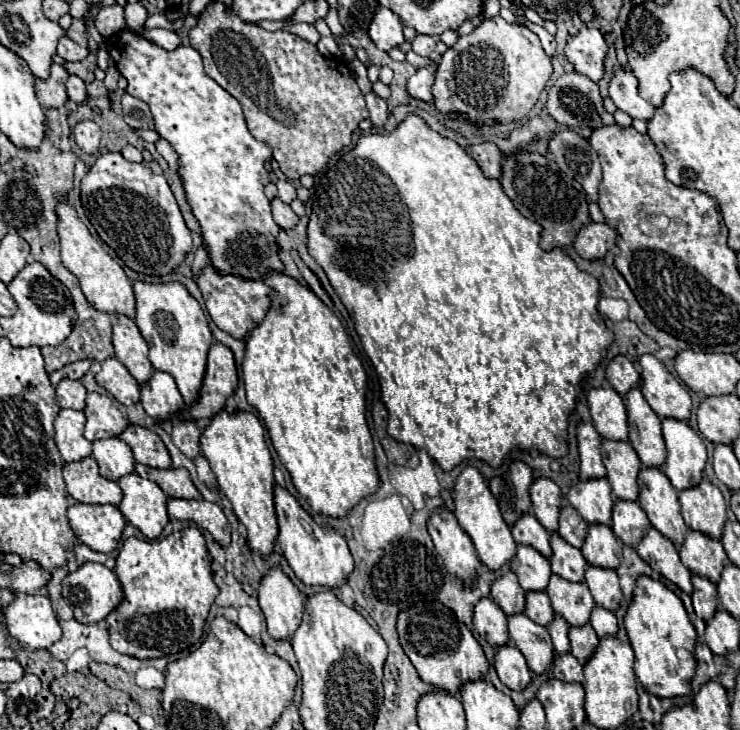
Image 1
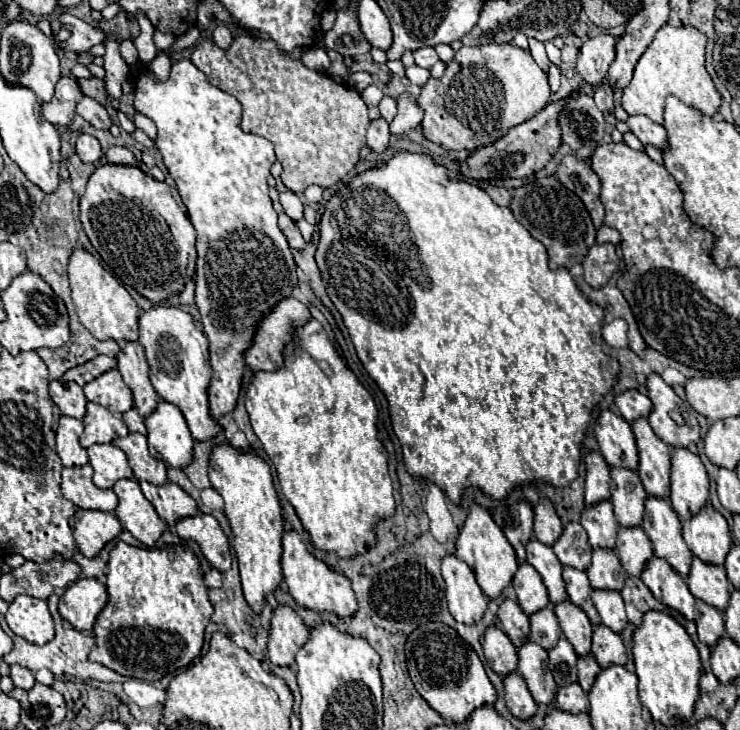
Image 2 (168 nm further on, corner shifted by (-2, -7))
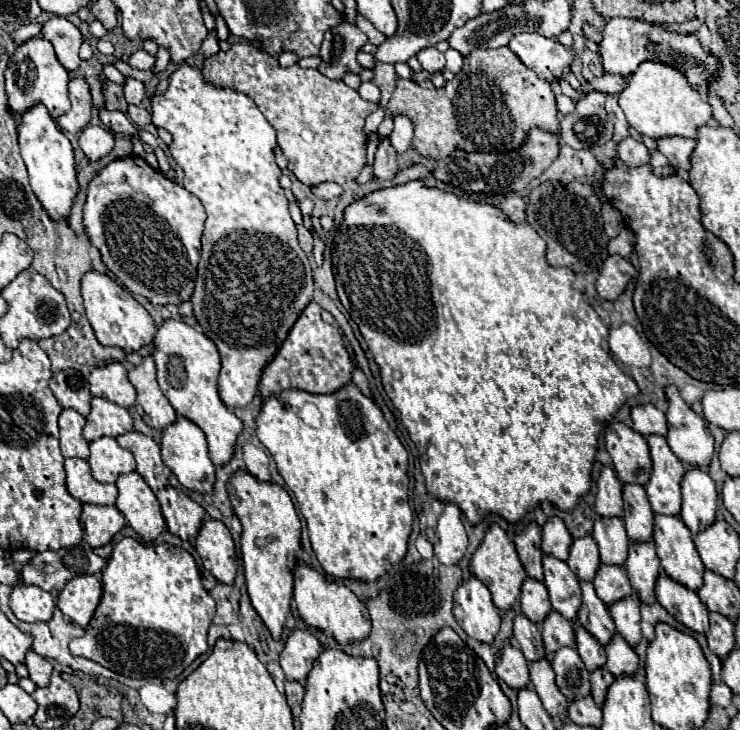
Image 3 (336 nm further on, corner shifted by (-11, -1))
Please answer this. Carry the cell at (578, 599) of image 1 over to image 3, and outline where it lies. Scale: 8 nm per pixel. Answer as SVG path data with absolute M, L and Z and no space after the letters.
M575 621L575 639L577 639L577 651L589 671L605 665L607 657L603 645L599 645L599 641L595 641L595 637L591 637L591 633L587 633L587 629L579 625L579 621Z

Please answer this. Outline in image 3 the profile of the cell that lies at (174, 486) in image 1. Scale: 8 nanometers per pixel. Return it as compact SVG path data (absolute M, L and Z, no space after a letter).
M163 487L155 491L163 517L167 521L167 529L173 535L179 535L181 539L195 539L203 519L205 519L205 509L195 503L183 489L177 487Z

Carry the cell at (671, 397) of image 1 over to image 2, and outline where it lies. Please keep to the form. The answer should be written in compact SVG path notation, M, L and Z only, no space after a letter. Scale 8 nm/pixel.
M656 373L648 377L648 397L654 405L648 423L666 445L688 449L700 441L700 425L692 409Z

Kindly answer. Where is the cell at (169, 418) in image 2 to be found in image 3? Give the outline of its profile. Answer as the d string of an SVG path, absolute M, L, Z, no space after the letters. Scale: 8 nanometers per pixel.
M177 417L171 425L163 429L161 457L163 457L163 463L177 475L179 483L185 489L195 489L203 493L211 491L213 481L215 481L215 465L209 459L207 441L203 437L203 431L193 421L187 421L187 417Z

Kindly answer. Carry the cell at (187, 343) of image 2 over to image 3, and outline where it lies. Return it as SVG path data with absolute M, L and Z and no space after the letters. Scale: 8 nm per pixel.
M167 319L157 329L153 339L153 359L157 365L157 381L177 415L183 415L197 423L209 443L209 457L215 465L223 465L229 461L235 449L237 435L243 429L241 419L235 417L231 409L223 405L217 393L217 375L219 375L219 351L215 343L205 335L195 331L181 319Z

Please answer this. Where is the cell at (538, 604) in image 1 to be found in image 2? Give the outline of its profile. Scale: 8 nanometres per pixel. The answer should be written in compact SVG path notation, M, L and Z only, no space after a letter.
M550 605L530 617L530 629L532 629L530 639L534 643L538 643L540 647L544 647L546 651L550 651L562 635L562 629L558 625L558 617Z

